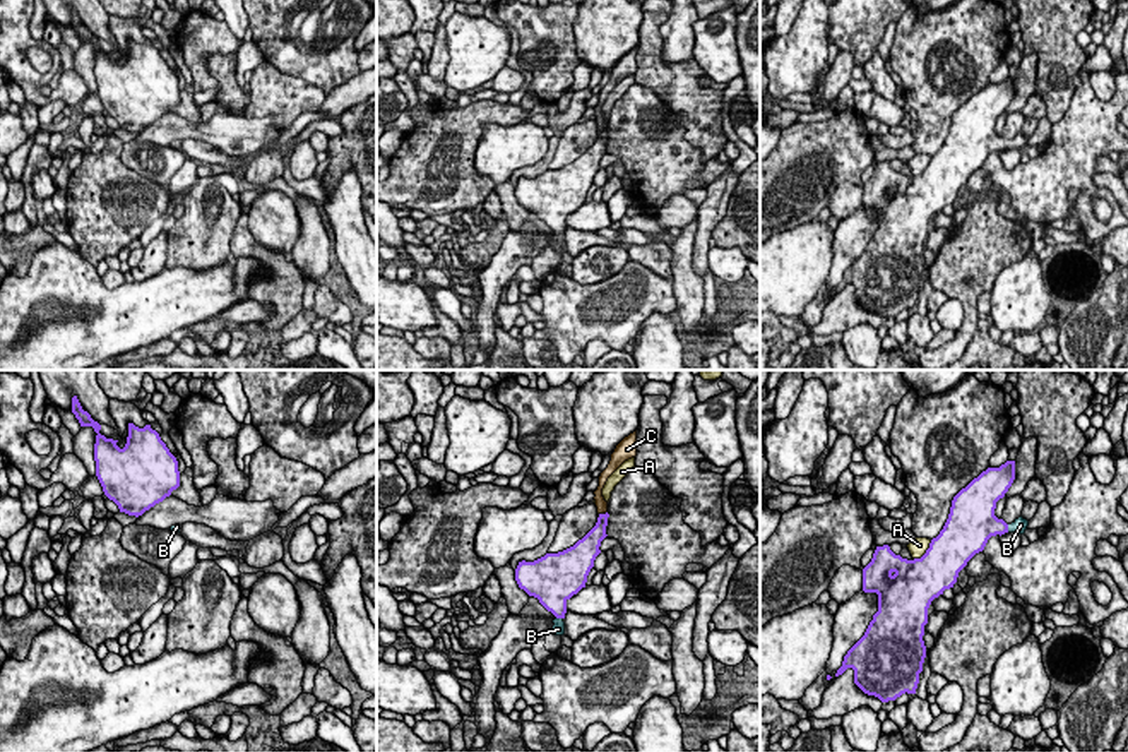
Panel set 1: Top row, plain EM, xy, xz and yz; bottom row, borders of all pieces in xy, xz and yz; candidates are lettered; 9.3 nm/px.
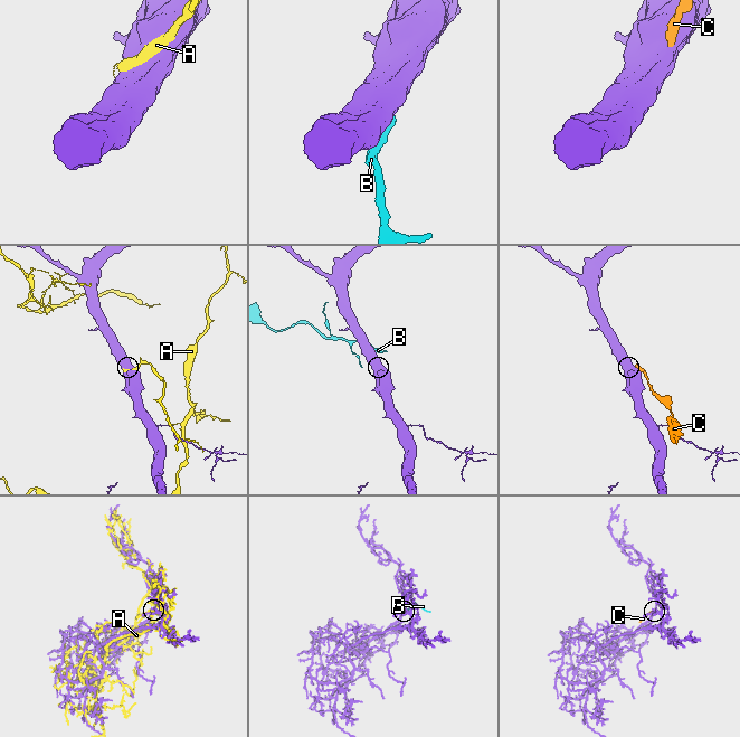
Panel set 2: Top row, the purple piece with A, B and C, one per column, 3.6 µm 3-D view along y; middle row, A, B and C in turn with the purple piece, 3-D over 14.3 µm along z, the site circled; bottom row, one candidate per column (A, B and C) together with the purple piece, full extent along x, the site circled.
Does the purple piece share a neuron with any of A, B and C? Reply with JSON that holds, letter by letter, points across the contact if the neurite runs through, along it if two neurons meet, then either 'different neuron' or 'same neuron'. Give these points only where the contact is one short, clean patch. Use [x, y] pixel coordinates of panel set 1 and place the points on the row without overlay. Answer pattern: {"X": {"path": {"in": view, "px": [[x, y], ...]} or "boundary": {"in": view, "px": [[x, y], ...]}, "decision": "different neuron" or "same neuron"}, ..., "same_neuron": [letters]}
{"A": {"decision": "different neuron"}, "B": {"path": {"in": "yz", "px": [[981, 139], [1007, 144], [1021, 141]]}, "decision": "same neuron"}, "C": {"boundary": {"in": "xz", "px": [[606, 127], [599, 131]]}, "decision": "different neuron"}, "same_neuron": ["B"]}

